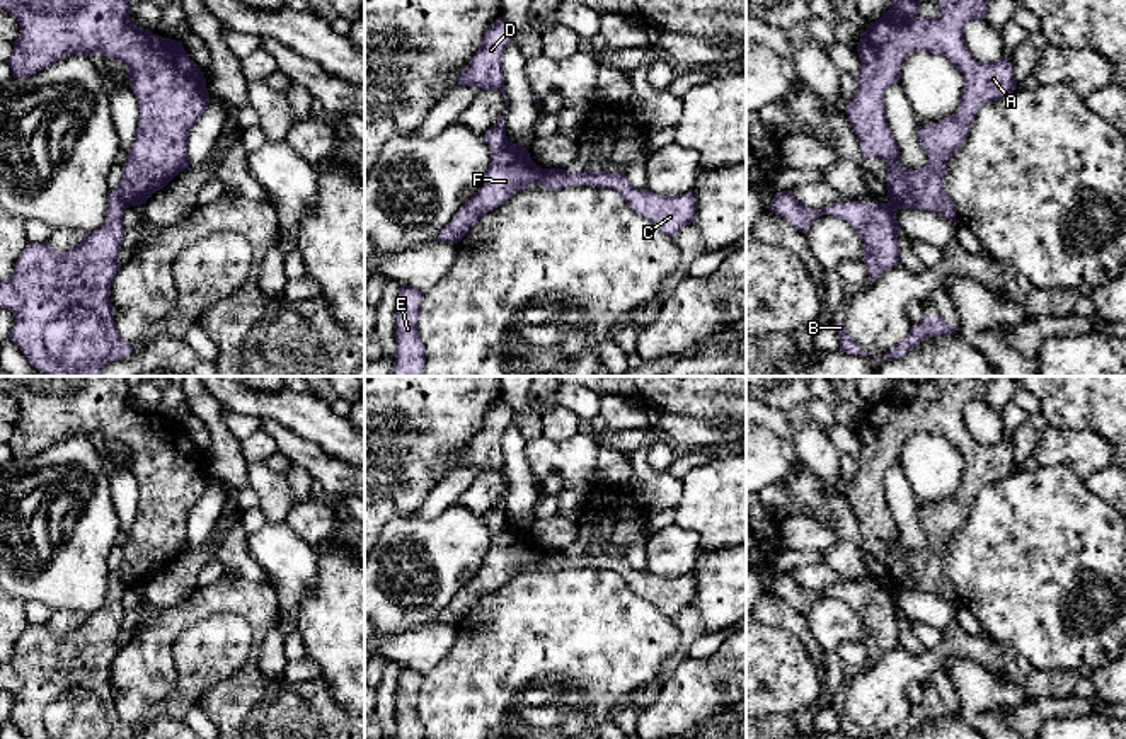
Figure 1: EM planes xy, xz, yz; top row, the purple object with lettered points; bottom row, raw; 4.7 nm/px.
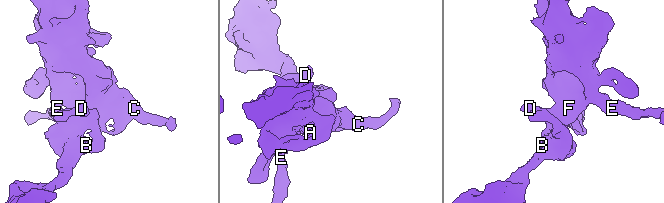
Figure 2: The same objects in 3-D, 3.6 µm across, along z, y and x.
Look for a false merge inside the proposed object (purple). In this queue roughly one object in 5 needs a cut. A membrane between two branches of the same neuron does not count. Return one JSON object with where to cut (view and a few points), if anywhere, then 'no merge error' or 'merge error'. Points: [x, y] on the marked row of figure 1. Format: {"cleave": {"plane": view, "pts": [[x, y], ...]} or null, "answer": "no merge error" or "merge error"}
{"cleave": null, "answer": "no merge error"}

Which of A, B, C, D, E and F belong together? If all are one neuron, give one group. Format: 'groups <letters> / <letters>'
groups A B C D E F

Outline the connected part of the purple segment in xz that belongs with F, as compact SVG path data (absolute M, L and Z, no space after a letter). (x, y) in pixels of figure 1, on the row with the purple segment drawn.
M504 116L484 135L484 140L491 150L487 174L479 191L439 232L438 242L458 243L485 213L499 208L516 192L533 184L542 184L552 191L571 186L615 189L632 211L652 221L669 237L675 237L683 226L693 223L697 211L697 198L693 192L666 198L647 189L635 189L625 174L591 170L569 174L564 169L549 170L538 167L531 160L525 143L513 143L506 138Z

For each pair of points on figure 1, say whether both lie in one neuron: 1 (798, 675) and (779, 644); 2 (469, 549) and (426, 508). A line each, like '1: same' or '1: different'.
1: same
2: different

